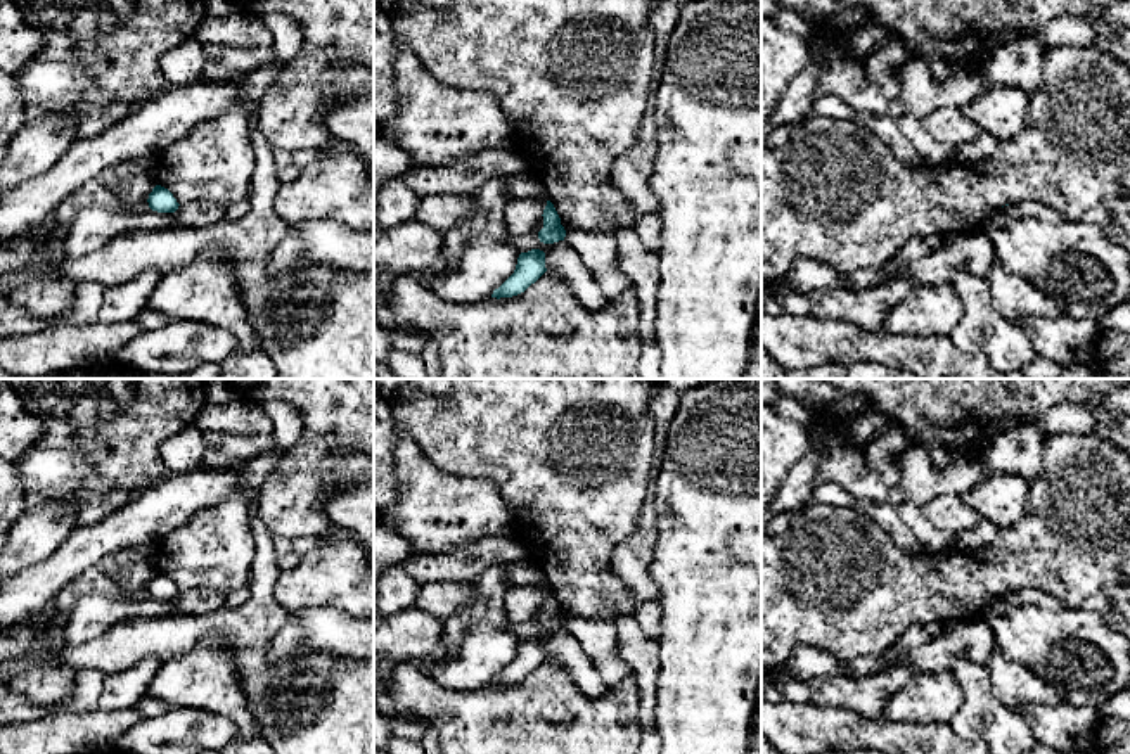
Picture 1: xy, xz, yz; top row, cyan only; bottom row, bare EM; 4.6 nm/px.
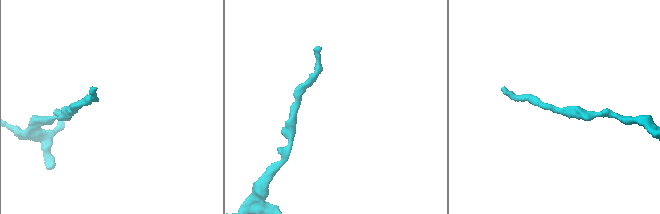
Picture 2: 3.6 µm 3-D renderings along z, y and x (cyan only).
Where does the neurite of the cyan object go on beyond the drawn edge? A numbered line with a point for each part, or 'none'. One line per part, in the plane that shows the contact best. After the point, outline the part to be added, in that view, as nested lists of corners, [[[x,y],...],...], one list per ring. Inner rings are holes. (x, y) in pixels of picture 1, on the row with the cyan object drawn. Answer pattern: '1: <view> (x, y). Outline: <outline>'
none

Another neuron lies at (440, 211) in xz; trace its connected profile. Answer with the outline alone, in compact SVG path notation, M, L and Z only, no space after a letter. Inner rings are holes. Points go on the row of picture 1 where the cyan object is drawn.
M472 194L467 195L424 195L412 221L448 232L476 208Z

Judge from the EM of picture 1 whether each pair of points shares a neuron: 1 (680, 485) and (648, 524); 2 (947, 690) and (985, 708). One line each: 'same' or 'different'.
1: different
2: different

